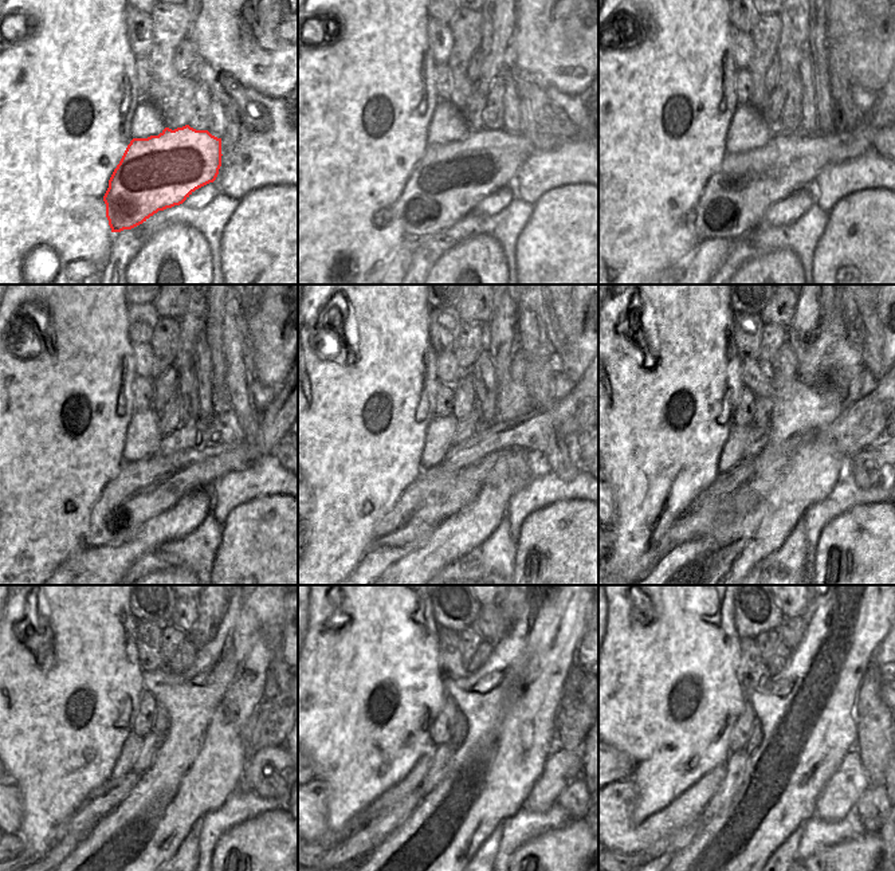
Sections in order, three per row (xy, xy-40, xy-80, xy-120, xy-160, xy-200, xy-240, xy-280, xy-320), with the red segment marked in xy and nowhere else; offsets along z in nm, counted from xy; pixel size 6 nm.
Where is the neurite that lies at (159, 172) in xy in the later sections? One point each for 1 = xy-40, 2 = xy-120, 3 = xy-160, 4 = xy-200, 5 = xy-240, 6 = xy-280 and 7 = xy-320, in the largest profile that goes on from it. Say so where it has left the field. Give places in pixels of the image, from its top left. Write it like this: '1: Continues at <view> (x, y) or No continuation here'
1: Continues at xy-40 (450, 180)
2: Continues at xy-120 (141, 490)
3: Continues at xy-160 (435, 495)
4: Continues at xy-200 (707, 511)
5: Continues at xy-240 (63, 847)
6: Continues at xy-280 (362, 856)
7: Continues at xy-320 (664, 858)

